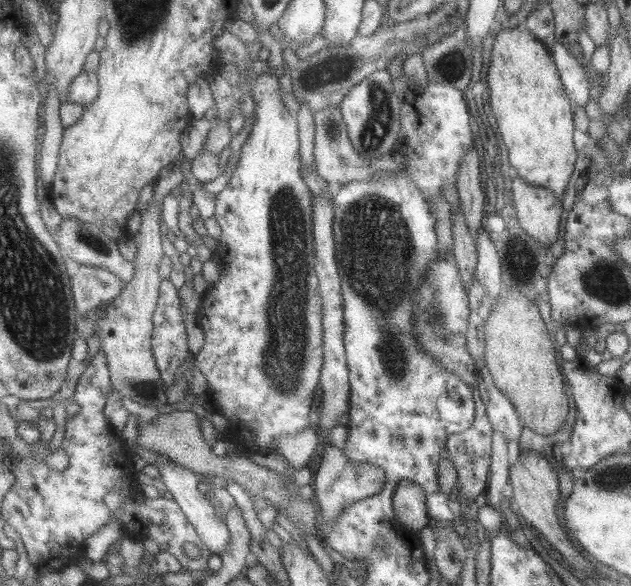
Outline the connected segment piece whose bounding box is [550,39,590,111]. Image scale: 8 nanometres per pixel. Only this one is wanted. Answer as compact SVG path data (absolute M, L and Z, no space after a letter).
M556 39L550 55L558 68L558 76L561 78L566 98L571 102L571 108L575 108L576 111L585 108L590 100L590 86L583 67Z

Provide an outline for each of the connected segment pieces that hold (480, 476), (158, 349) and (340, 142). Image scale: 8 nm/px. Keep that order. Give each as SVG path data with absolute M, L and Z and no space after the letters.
M488 411L477 412L477 422L475 426L469 428L465 432L455 433L450 436L446 444L446 450L449 454L449 459L455 466L456 470L456 486L459 487L457 493L460 498L477 499L487 491L489 484L490 468L492 460L495 458L495 446L493 444L495 428Z
M169 279L163 280L162 295L158 301L154 320L154 335L151 341L152 351L159 367L159 372L163 382L169 388L174 380L179 366L184 364L186 358L190 355L189 339L187 334L187 325L185 325L185 318L181 306L181 298L179 292L173 282Z
M325 108L323 112L314 114L316 122L316 139L314 155L316 158L317 174L329 183L341 186L354 182L365 182L371 177L370 164L354 147L344 120L341 108Z

